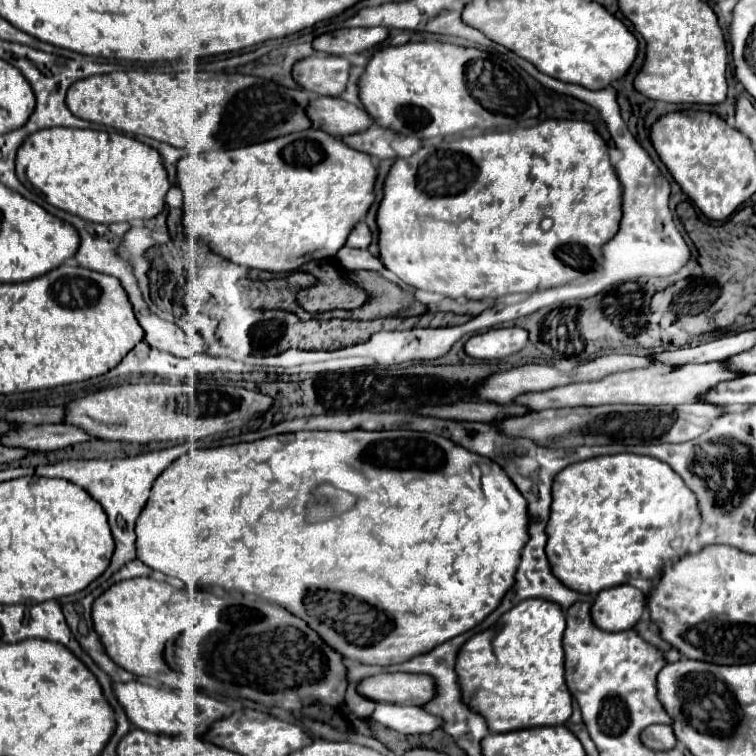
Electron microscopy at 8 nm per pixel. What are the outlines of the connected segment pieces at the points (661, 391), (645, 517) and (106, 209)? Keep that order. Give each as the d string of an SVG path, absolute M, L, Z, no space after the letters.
M723 362L707 364L685 364L685 366L665 366L653 364L641 370L625 370L619 374L609 374L597 382L575 382L569 386L557 386L553 390L521 394L513 404L521 404L527 410L545 408L565 408L565 406L597 406L597 404L641 404L641 406L663 406L663 404L687 404L697 402L701 394L715 388L719 382L733 380L739 374L729 372Z
M637 454L597 456L569 464L555 476L551 518L545 528L545 552L551 572L561 584L581 594L597 594L605 588L627 584L633 578L655 580L663 560L681 558L689 552L689 542L697 536L699 526L701 514L695 494L665 462Z
M53 127L43 128L27 136L27 148L31 148L31 160L27 164L29 182L45 196L55 208L69 210L69 214L77 214L89 222L113 224L113 222L129 222L135 218L149 220L163 210L163 198L169 190L167 172L161 164L161 156L151 146L105 130L79 130L79 128Z

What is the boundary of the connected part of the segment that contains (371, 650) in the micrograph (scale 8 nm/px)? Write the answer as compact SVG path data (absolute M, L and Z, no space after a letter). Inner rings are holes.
M351 430L346 432L340 431L299 431L295 434L279 434L279 436L269 436L269 438L261 438L261 440L255 440L255 442L241 442L241 444L231 444L231 446L217 446L217 448L205 448L205 450L189 450L185 452L181 458L177 458L173 464L169 464L169 470L163 470L159 476L157 476L157 482L153 482L153 490L149 494L149 502L145 504L145 510L141 510L143 514L137 518L137 526L135 526L135 534L137 534L137 558L147 564L149 568L153 570L159 570L163 572L165 576L175 576L179 580L183 580L187 586L189 584L195 584L195 586L205 586L205 588L211 588L211 586L221 586L223 590L237 590L237 592L243 592L243 594L255 594L267 602L273 602L273 604L279 604L287 610L291 610L293 616L301 618L307 622L307 626L311 630L317 630L317 634L321 634L321 640L329 642L329 646L333 646L333 650L339 650L341 656L345 658L351 658L351 660L357 660L361 664L379 664L379 666L387 666L387 664L399 664L399 662L405 662L413 656L419 656L419 654L427 654L431 652L435 646L471 630L473 626L481 624L501 602L501 598L505 596L505 592L509 590L509 586L513 584L513 574L517 570L517 562L521 558L521 550L527 542L527 504L525 504L525 498L521 496L519 490L515 490L513 482L509 480L509 476L501 470L501 466L497 466L495 462L491 462L489 458L483 458L483 456L477 456L469 450L465 450L463 446L457 446L455 442L451 442L449 438L443 438L443 436L437 436L437 434L425 434L425 432L413 432L413 430L379 430L379 431L367 431L367 430ZM309 490L315 490L315 494L321 498L317 502L313 502L309 508L307 508L307 520L313 522L313 524L307 524L305 522L305 504L311 500L311 492Z

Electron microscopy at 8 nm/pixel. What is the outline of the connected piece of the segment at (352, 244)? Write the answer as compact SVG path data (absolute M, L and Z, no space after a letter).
M357 222L353 230L349 232L349 238L345 242L349 248L367 248L371 244L371 230L367 228L365 222Z

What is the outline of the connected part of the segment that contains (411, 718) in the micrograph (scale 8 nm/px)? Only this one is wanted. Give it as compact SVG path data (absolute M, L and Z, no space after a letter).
M377 704L370 719L401 734L429 734L441 726L441 720L437 716L427 714L419 706L401 704Z

